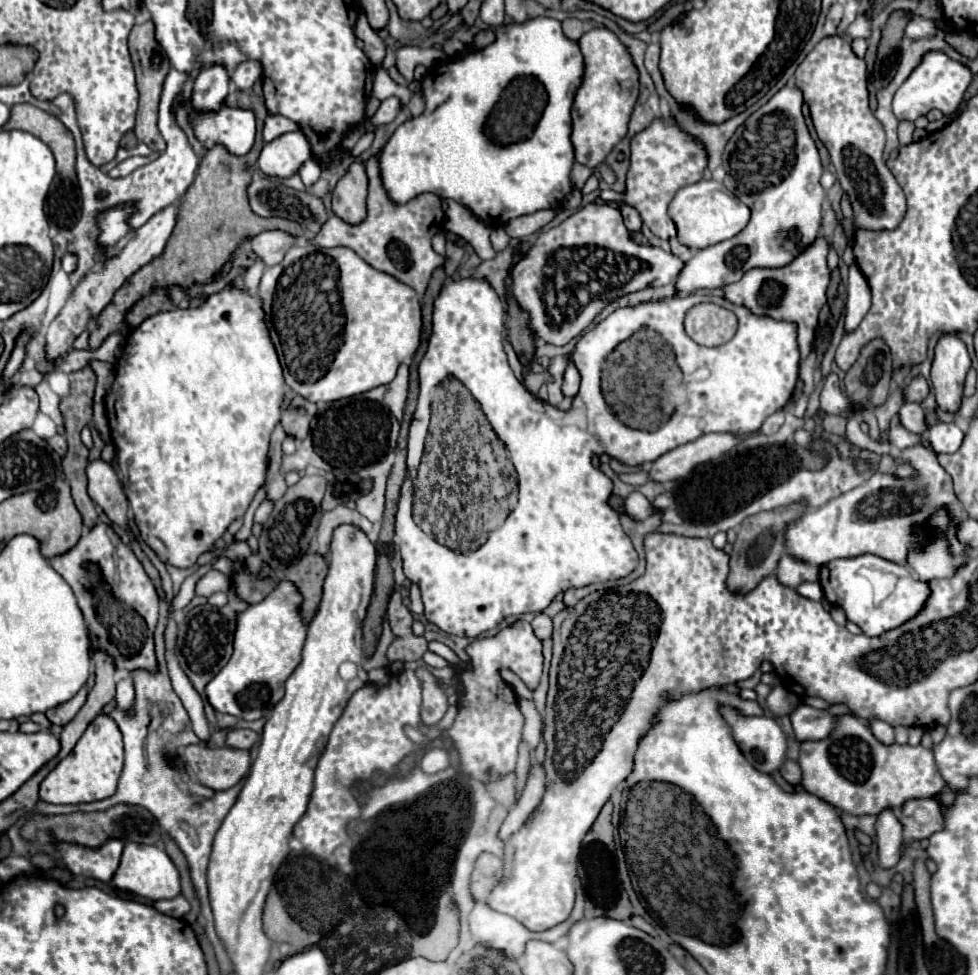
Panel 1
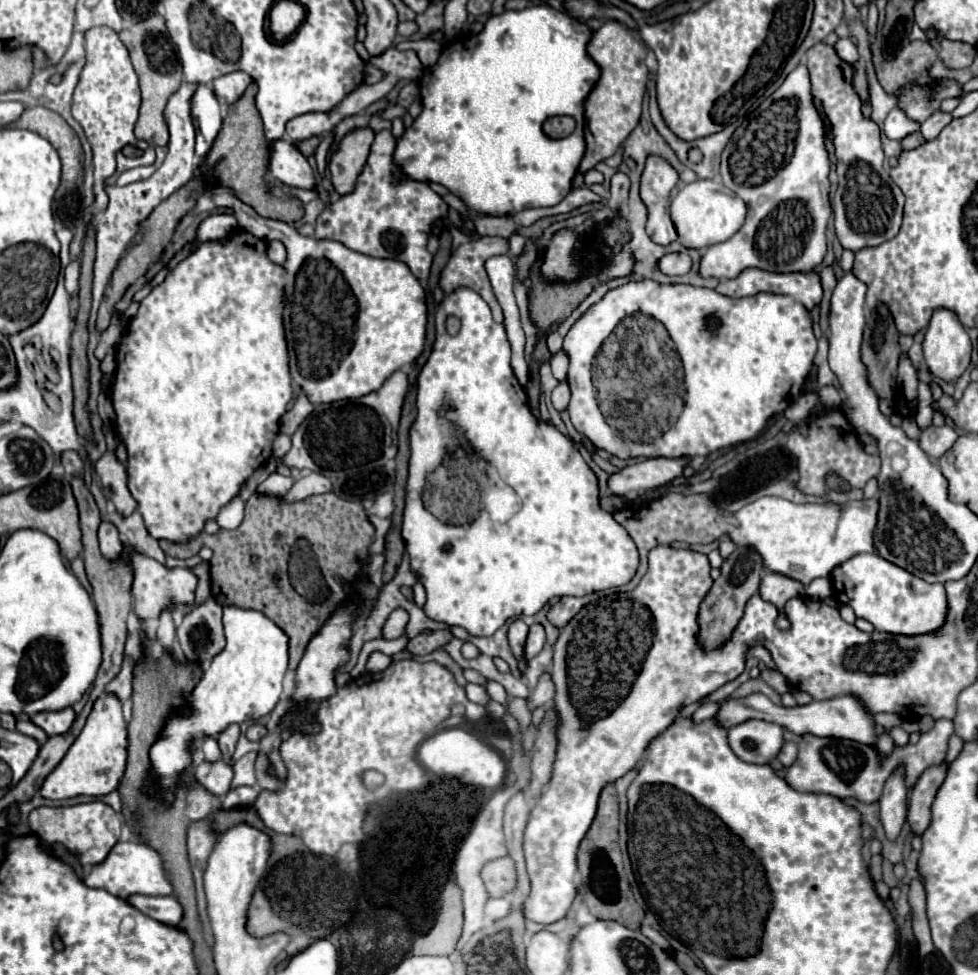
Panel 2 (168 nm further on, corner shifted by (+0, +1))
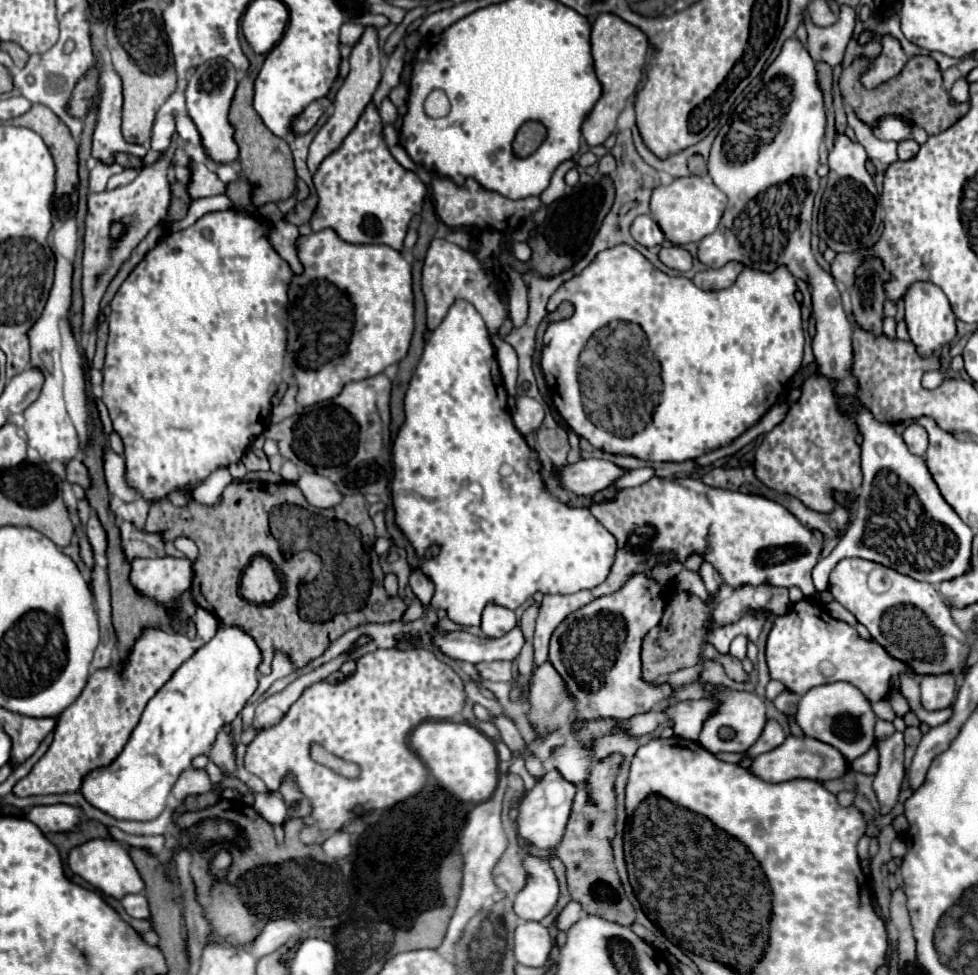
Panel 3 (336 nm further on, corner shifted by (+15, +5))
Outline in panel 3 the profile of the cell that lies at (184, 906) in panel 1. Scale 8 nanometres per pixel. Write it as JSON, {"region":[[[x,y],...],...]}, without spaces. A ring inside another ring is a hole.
{"region":[[[142,893],[124,897],[122,899],[122,907],[134,919],[148,919],[148,901],[146,901],[146,897]]]}

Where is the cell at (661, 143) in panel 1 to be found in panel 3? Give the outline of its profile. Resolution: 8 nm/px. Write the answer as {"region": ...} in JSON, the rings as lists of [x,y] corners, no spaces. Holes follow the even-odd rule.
{"region":[[[644,215],[632,223],[632,237],[644,247],[661,245],[665,240],[665,235],[657,223],[652,221],[648,215]]]}

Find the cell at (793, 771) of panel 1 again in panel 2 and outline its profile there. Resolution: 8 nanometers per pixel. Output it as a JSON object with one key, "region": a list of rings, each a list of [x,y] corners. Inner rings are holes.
{"region":[[[785,743],[777,759],[783,763],[785,769],[791,767],[791,765],[795,763],[795,759],[797,759],[797,745],[795,745],[795,743]]]}

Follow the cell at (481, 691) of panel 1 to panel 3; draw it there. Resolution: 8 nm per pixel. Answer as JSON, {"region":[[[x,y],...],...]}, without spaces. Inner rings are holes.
{"region":[[[488,603],[482,611],[482,623],[480,629],[484,635],[488,637],[502,637],[504,633],[508,633],[512,627],[516,627],[516,617],[514,611],[496,605],[496,603]]]}

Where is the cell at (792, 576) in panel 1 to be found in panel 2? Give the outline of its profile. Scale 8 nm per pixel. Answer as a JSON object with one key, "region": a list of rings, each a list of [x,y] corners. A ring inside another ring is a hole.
{"region":[[[765,571],[761,577],[761,587],[759,593],[765,601],[775,603],[779,609],[783,609],[785,601],[789,601],[791,597],[799,597],[803,595],[805,585],[797,579],[791,579],[787,575],[781,573],[773,573],[773,571]]]}

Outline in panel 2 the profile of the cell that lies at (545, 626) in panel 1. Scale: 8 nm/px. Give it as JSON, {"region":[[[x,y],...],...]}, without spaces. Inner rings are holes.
{"region":[[[535,623],[529,629],[529,637],[527,637],[527,645],[525,645],[525,657],[531,659],[533,655],[537,655],[543,649],[543,645],[545,645],[545,629],[543,629],[543,625]]]}

